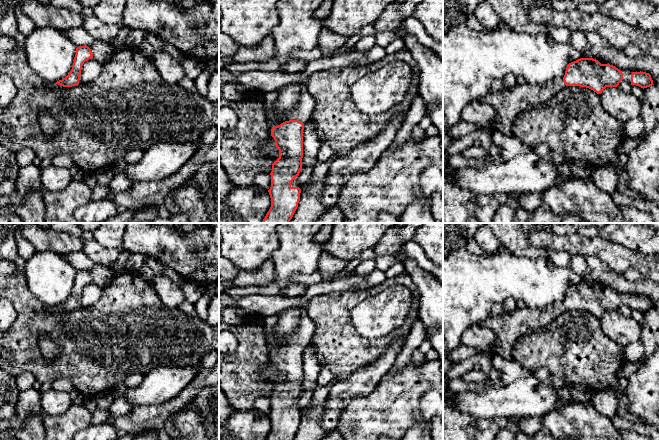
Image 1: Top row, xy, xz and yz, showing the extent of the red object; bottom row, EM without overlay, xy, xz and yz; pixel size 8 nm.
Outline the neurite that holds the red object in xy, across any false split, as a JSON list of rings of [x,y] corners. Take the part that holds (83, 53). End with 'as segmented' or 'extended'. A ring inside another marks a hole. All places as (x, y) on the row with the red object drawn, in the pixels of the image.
[[[88,46],[77,47],[74,62],[70,73],[65,78],[57,81],[56,83],[47,84],[47,87],[49,88],[72,87],[82,83],[80,80],[82,66],[85,61],[91,58],[93,58],[93,54]]]; extended

